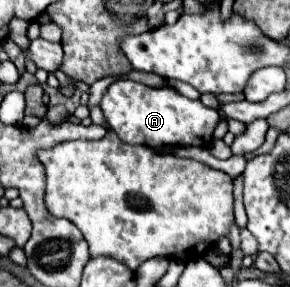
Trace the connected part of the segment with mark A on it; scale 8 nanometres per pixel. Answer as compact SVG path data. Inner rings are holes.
M122 78L116 80L104 94L100 108L104 112L110 128L128 144L144 146L200 146L208 148L212 144L212 132L220 120L218 110L206 108L200 100L188 100L170 86L150 88L140 82Z

